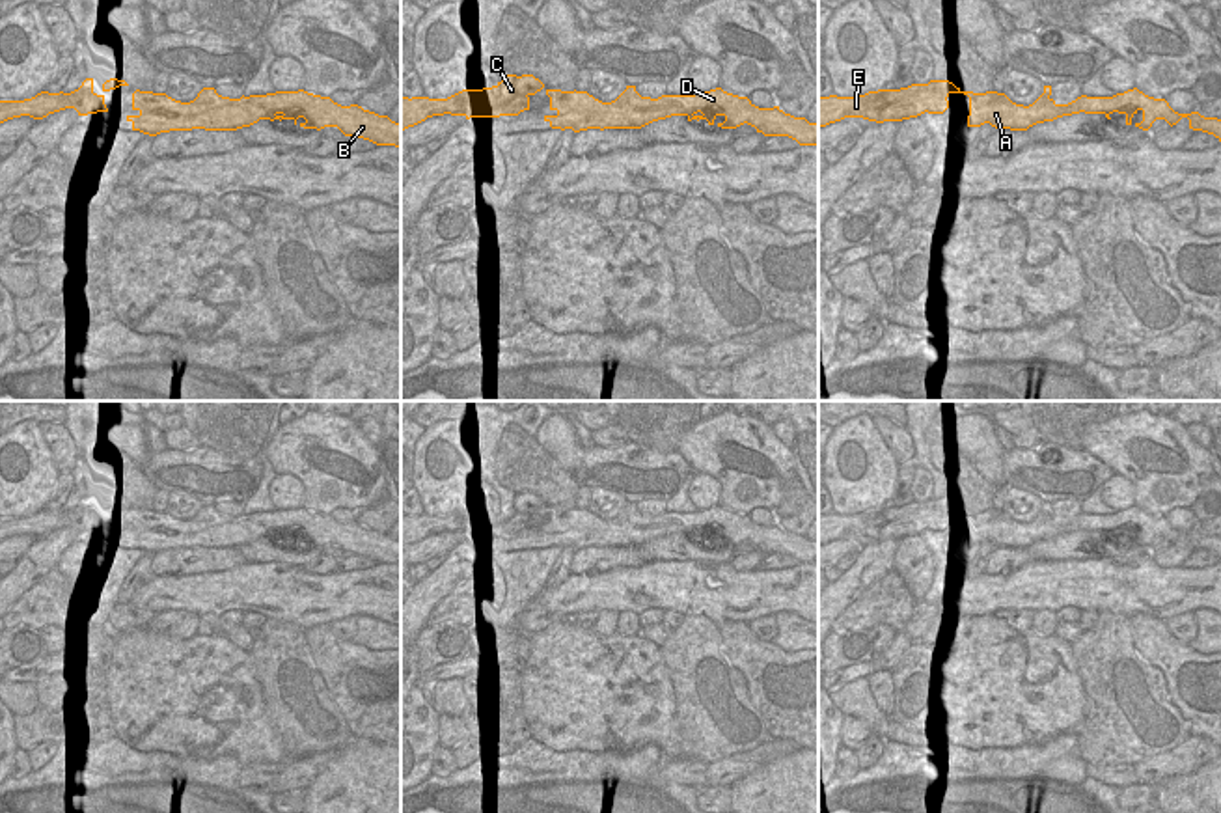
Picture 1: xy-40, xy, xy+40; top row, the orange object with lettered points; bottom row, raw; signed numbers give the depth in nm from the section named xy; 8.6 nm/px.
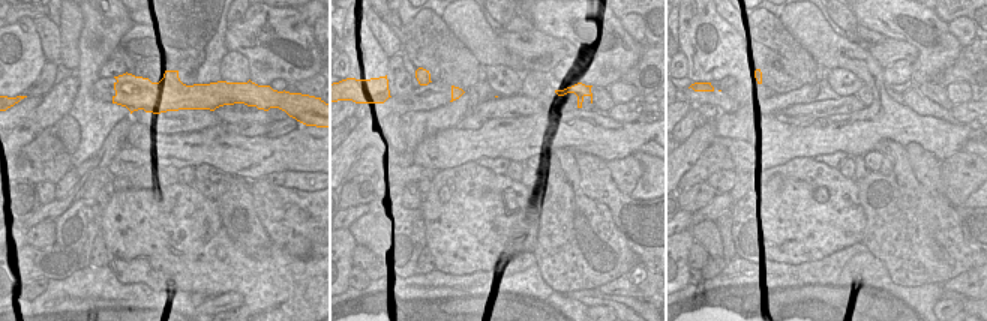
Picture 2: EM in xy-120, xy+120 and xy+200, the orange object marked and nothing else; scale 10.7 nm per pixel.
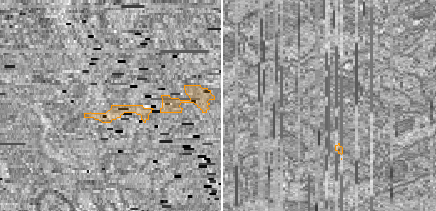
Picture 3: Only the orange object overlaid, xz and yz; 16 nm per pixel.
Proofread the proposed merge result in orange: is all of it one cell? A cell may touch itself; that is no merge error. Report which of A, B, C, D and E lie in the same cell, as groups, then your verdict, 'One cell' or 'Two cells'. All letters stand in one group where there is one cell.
Groups: A B C D E. One cell.

